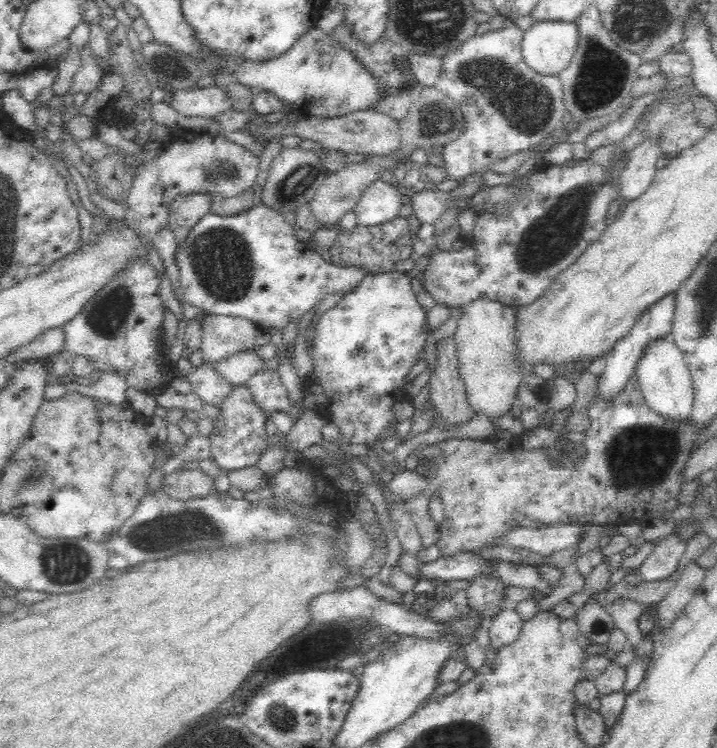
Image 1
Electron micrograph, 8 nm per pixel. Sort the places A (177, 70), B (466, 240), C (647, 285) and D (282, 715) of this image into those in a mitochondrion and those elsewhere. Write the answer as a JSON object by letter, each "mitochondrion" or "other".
{"A":"other","B":"other","C":"other","D":"mitochondrion"}

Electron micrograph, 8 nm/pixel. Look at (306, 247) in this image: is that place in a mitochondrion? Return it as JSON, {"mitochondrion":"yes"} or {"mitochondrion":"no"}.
{"mitochondrion":"no"}

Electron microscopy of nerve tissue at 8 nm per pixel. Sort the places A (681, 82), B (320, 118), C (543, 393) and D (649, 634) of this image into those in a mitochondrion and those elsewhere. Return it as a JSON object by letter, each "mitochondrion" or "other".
{"A":"other","B":"other","C":"mitochondrion","D":"other"}

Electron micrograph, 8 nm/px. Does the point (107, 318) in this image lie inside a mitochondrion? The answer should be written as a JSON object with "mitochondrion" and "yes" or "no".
{"mitochondrion":"yes"}

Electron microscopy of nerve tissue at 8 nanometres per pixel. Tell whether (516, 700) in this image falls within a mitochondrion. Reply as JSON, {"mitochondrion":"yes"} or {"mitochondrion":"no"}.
{"mitochondrion":"no"}

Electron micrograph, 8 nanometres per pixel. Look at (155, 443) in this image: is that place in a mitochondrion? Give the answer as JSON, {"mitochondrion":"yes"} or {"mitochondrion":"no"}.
{"mitochondrion":"no"}

